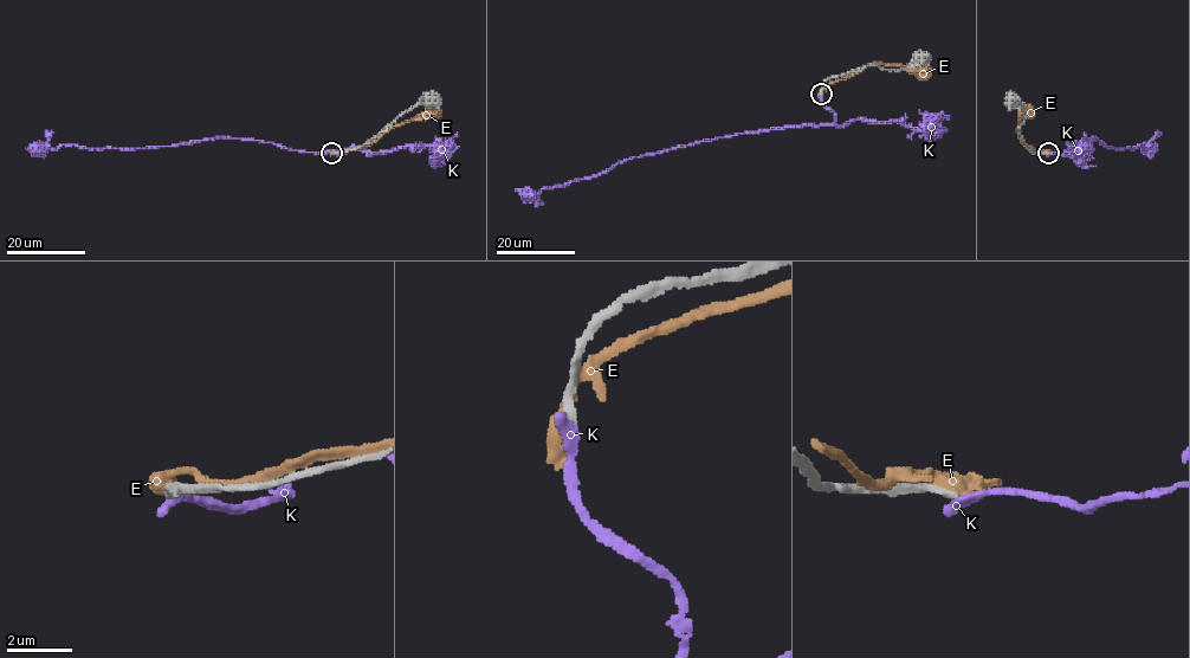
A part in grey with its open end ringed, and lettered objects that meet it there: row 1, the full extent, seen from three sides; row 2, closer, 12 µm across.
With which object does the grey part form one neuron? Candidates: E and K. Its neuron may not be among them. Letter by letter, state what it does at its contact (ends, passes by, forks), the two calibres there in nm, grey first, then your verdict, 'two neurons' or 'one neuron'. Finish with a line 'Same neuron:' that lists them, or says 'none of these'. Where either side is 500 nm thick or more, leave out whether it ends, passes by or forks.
E: it passes by | 300/400 nm | two neurons
K: it ends | 240/320 nm | two neurons
Same neuron: none of these

